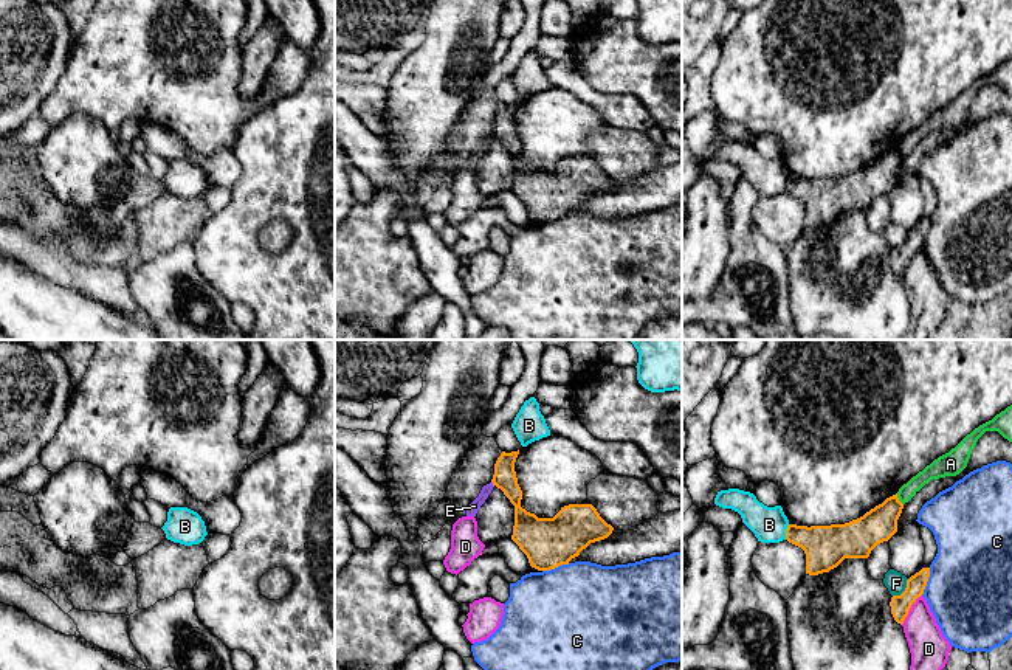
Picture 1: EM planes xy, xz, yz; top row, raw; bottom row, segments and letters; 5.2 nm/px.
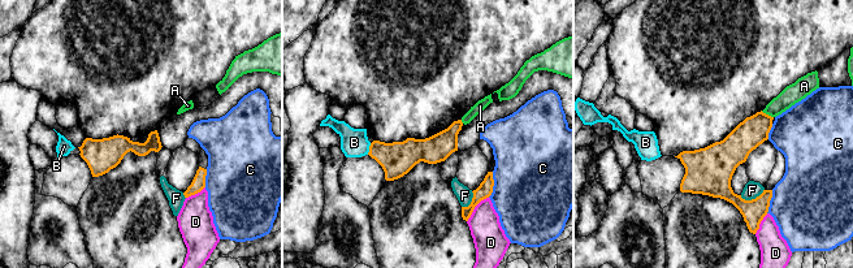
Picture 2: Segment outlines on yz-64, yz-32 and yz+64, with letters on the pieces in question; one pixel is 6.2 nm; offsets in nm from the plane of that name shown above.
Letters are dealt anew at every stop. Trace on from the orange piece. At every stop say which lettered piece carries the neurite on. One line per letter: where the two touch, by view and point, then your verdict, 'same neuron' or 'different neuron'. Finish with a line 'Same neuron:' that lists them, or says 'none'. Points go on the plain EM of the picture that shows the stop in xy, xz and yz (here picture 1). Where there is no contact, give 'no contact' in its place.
A: contact yz (898, 152); different neuron
B: contact yz (786, 185); different neuron
C: contact yz (927, 233); different neuron
D: contact yz (908, 262); different neuron
E: contact xz (493, 137); different neuron
F: contact yz (905, 242); different neuron
Same neuron: none

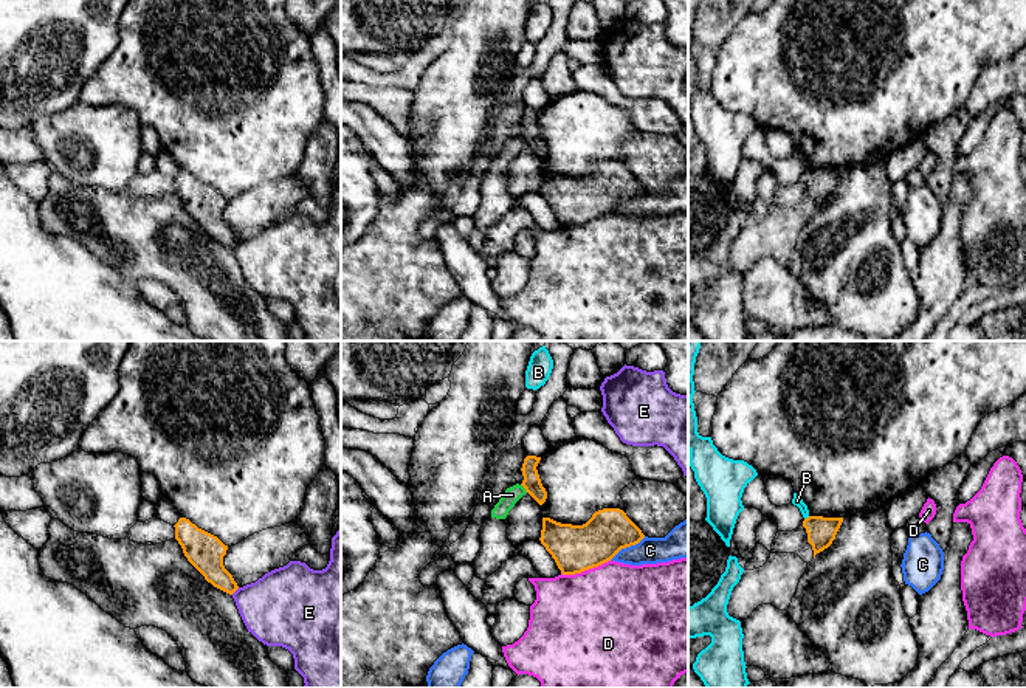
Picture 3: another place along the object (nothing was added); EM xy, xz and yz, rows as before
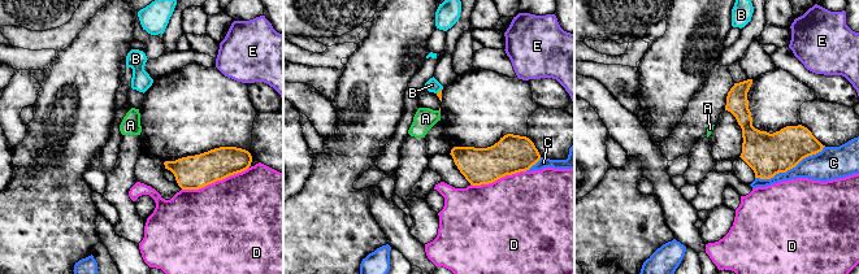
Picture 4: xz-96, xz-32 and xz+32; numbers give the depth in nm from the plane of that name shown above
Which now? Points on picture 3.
A: contact xz (524, 140); different neuron
B: contact yz (806, 171); different neuron
C: contact xz (626, 199); different neuron
D: contact xz (585, 222); different neuron
E: contact xy (234, 244); different neuron
Same neuron: none

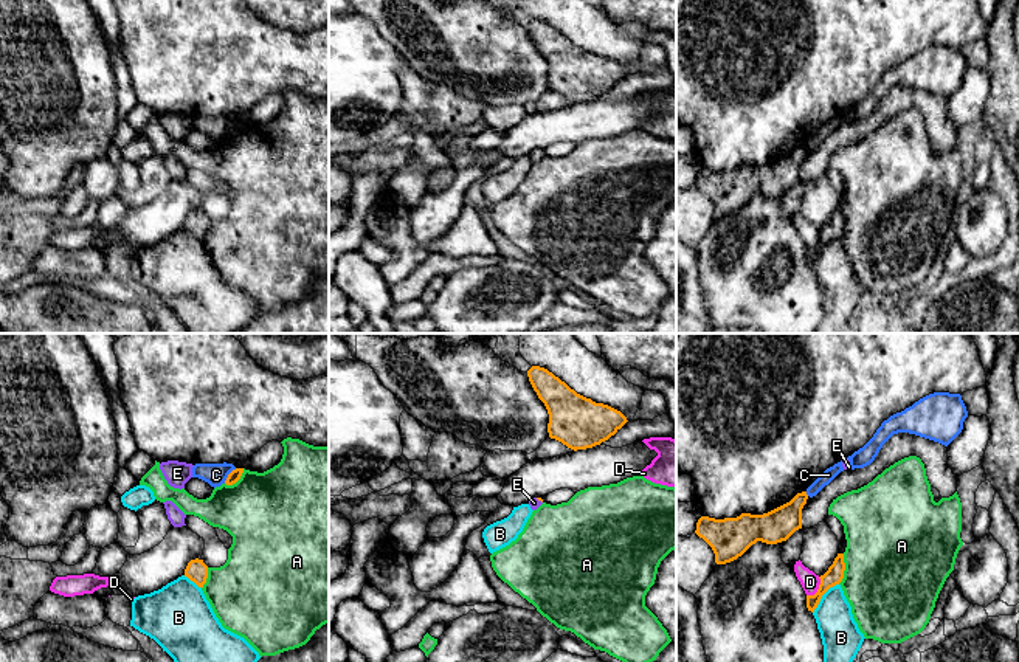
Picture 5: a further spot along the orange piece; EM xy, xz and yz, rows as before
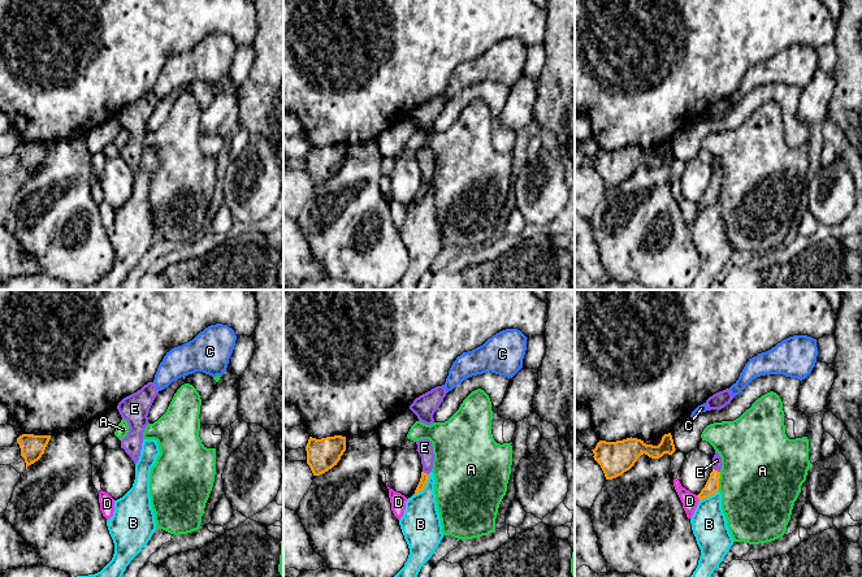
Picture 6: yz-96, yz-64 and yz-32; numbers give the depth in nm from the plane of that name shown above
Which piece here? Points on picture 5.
A: contact yz (844, 222); different neuron
B: contact yz (821, 250); different neuron
C: contact xy (228, 127); different neuron
D: contact yz (818, 242); different neuron
E: contact xz (538, 152); same neuron
Same neuron: E

